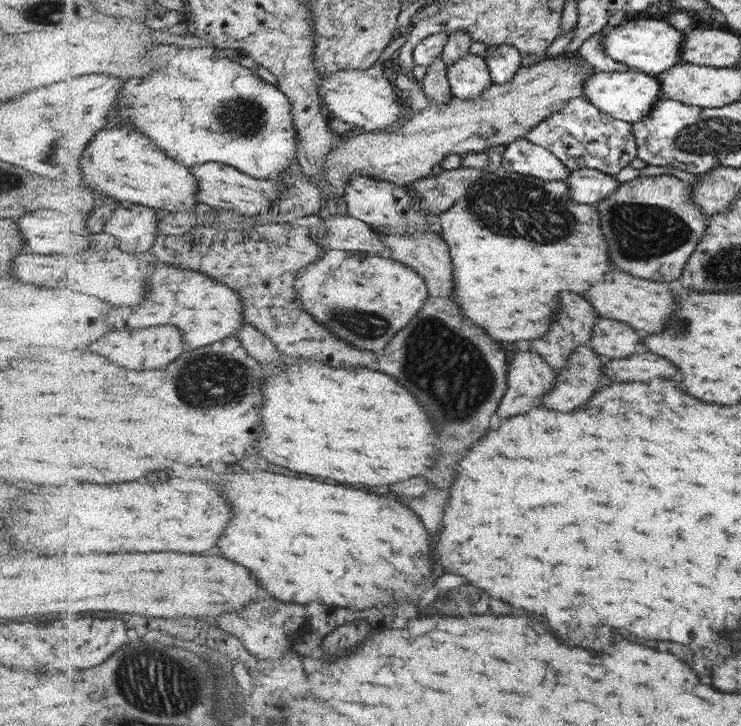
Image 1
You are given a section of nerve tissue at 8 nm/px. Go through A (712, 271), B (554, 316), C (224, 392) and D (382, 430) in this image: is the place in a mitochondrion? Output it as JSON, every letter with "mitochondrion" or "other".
{"A":"mitochondrion","B":"other","C":"mitochondrion","D":"other"}

